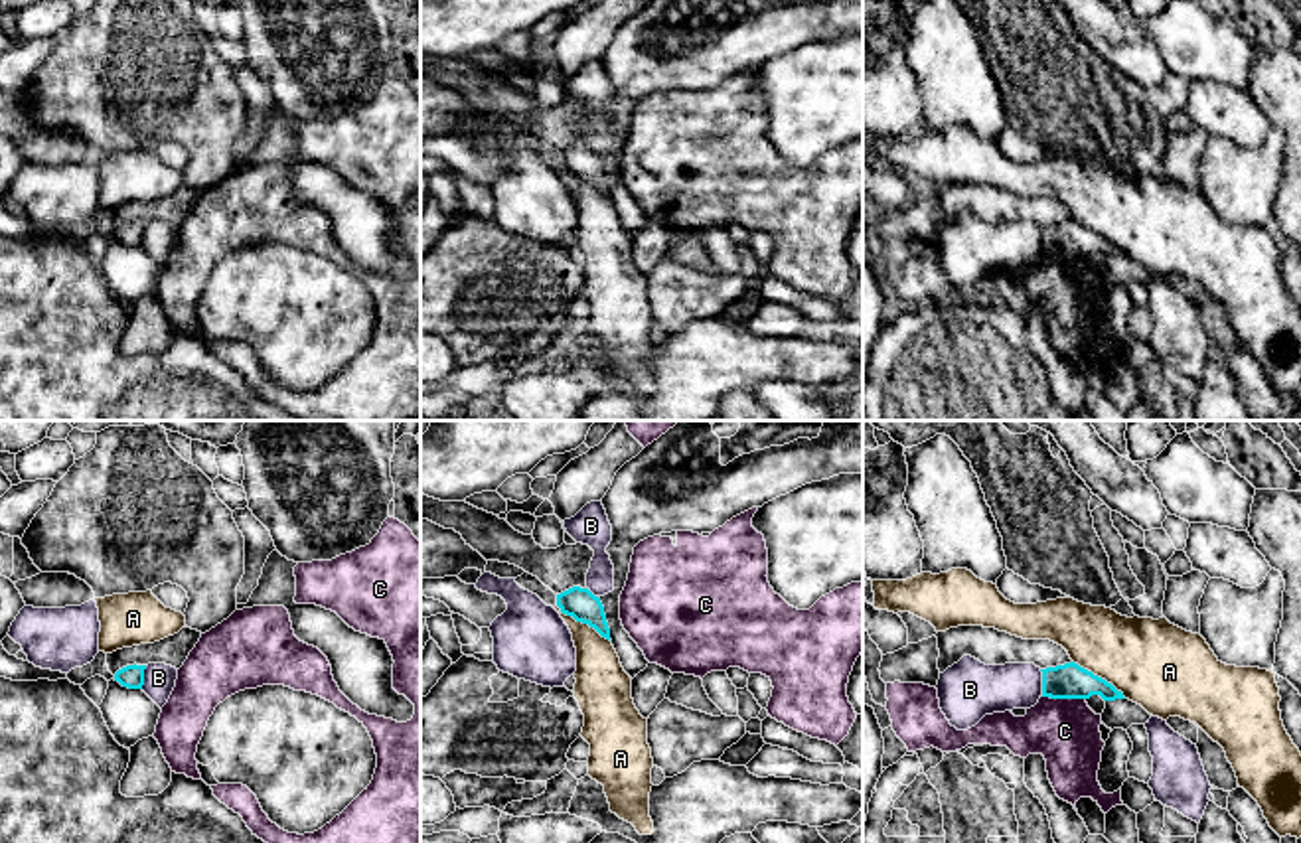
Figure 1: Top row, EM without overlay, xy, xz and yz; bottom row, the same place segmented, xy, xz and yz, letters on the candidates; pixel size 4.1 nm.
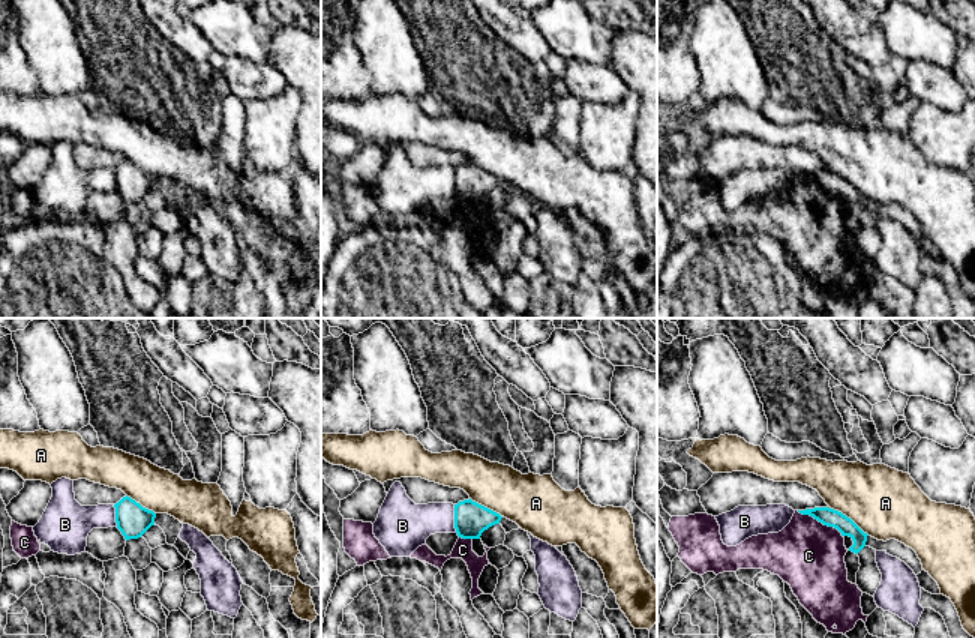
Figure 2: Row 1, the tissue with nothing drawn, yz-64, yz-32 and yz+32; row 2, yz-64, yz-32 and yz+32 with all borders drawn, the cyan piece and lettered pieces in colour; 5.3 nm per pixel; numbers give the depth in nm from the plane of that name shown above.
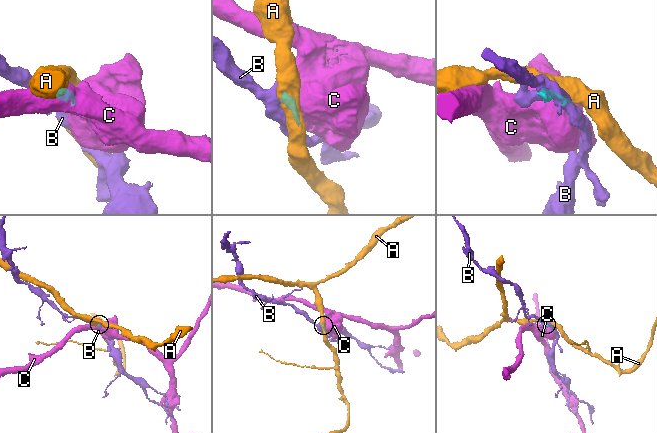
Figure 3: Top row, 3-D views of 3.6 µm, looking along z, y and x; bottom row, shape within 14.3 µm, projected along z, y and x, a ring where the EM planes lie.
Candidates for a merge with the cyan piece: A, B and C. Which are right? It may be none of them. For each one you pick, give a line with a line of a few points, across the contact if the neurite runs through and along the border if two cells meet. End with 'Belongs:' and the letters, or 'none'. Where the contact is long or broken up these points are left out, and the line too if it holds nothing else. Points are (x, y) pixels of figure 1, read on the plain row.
Belongs: none

